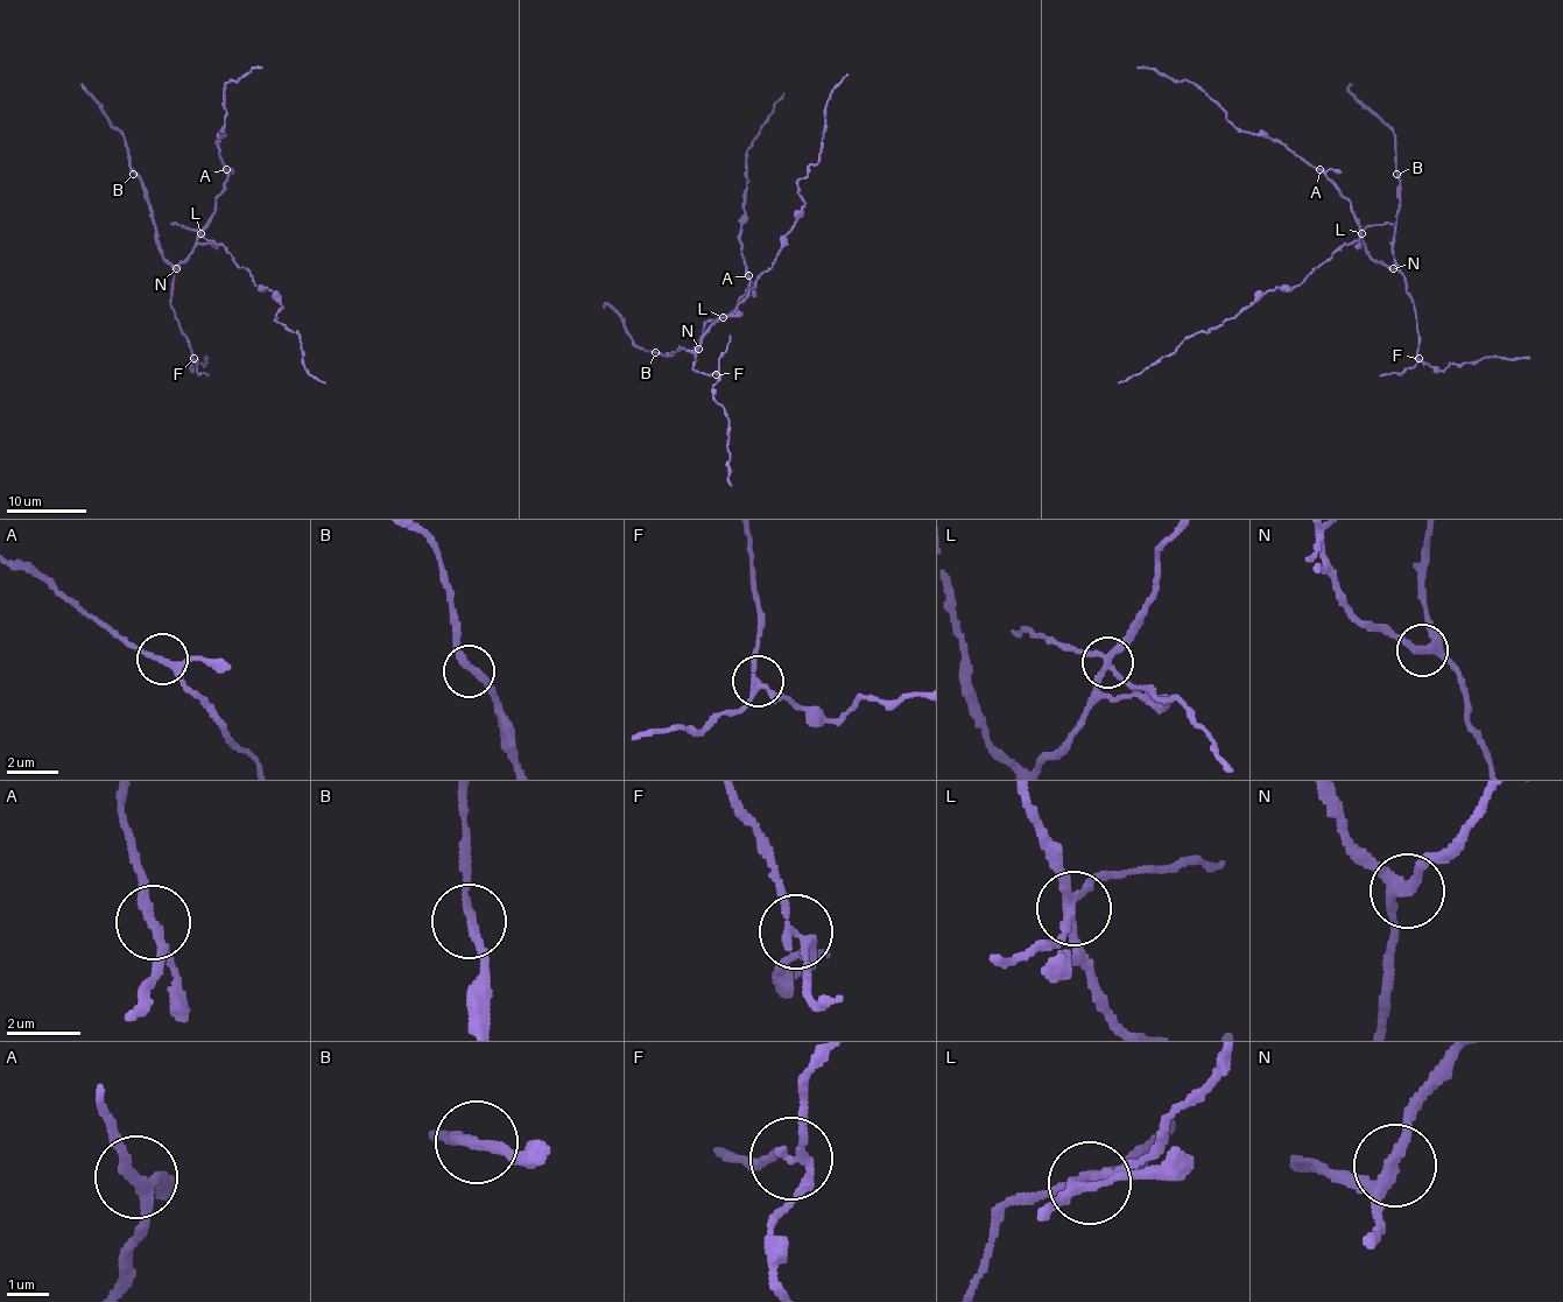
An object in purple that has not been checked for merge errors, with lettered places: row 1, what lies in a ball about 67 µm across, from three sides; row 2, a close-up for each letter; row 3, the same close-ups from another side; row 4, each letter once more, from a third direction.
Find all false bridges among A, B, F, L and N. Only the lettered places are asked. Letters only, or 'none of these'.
F, L

